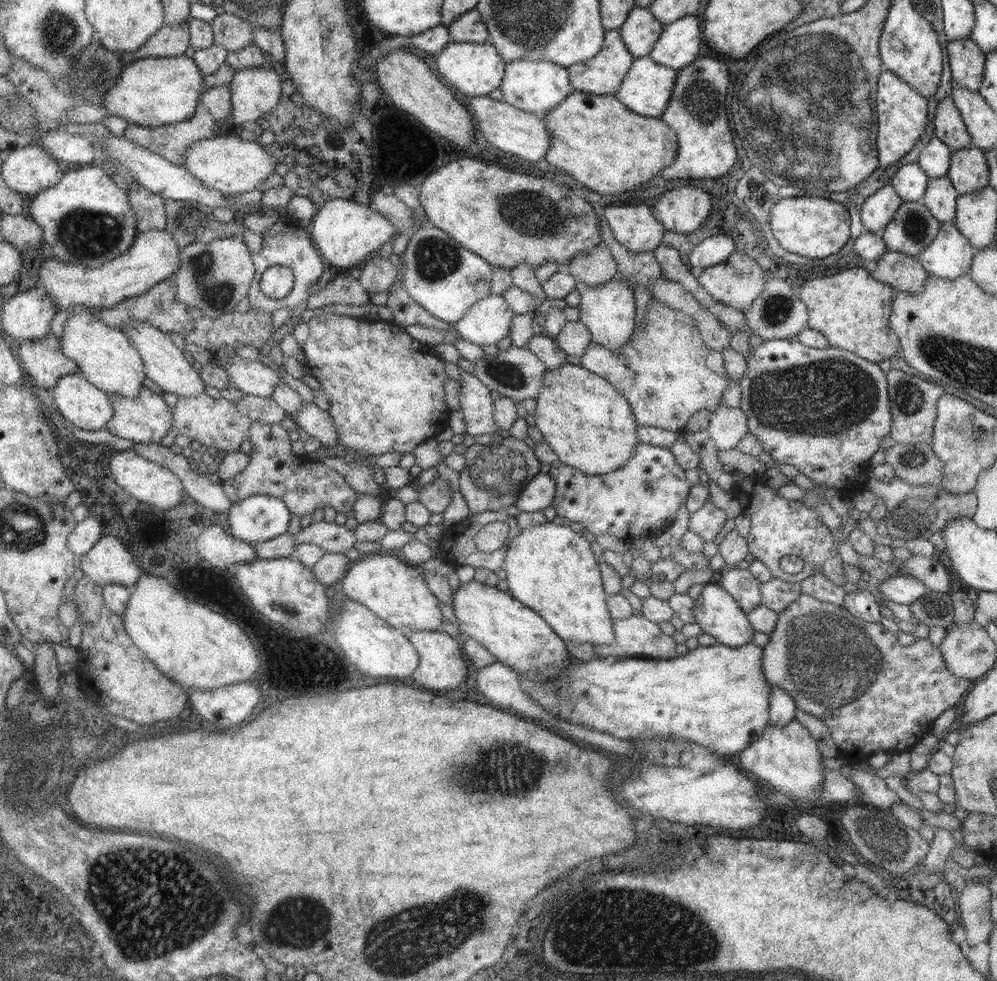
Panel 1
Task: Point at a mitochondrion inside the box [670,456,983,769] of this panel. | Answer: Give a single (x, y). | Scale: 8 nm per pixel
(834, 664)

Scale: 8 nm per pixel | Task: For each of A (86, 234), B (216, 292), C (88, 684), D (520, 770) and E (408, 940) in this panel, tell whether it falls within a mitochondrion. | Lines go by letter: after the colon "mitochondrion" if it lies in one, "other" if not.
A: mitochondrion
B: mitochondrion
C: other
D: mitochondrion
E: mitochondrion

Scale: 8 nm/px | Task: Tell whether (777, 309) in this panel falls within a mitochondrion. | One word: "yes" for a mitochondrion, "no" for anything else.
yes

